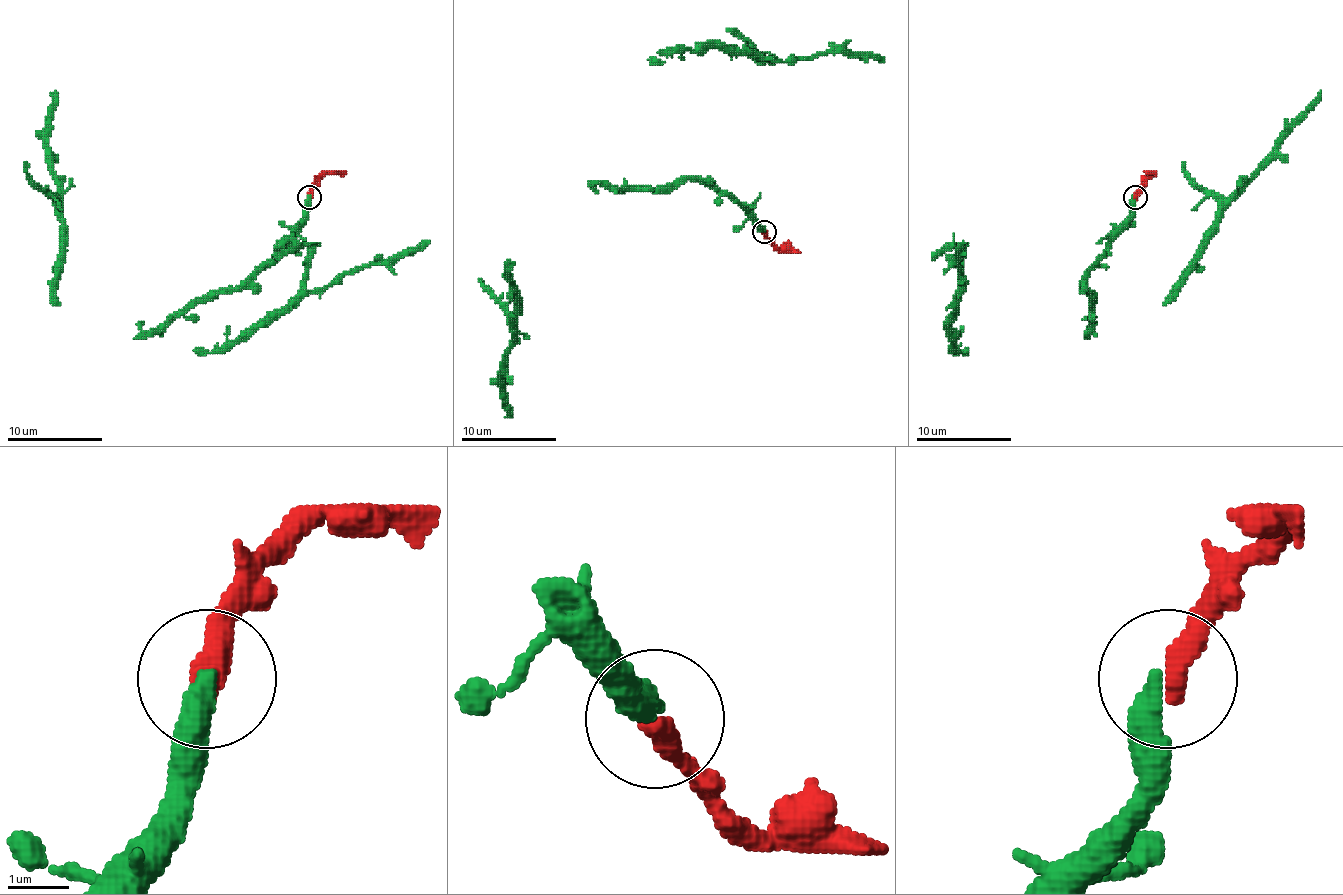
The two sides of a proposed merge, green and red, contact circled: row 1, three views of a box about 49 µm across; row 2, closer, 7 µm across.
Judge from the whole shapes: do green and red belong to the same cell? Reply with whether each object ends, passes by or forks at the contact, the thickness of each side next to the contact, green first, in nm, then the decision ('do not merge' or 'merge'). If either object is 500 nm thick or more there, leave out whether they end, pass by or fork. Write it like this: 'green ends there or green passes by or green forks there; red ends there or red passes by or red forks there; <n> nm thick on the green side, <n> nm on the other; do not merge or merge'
green ends there; red ends there; 400 nm thick on the green side, 480 nm on the other; merge

